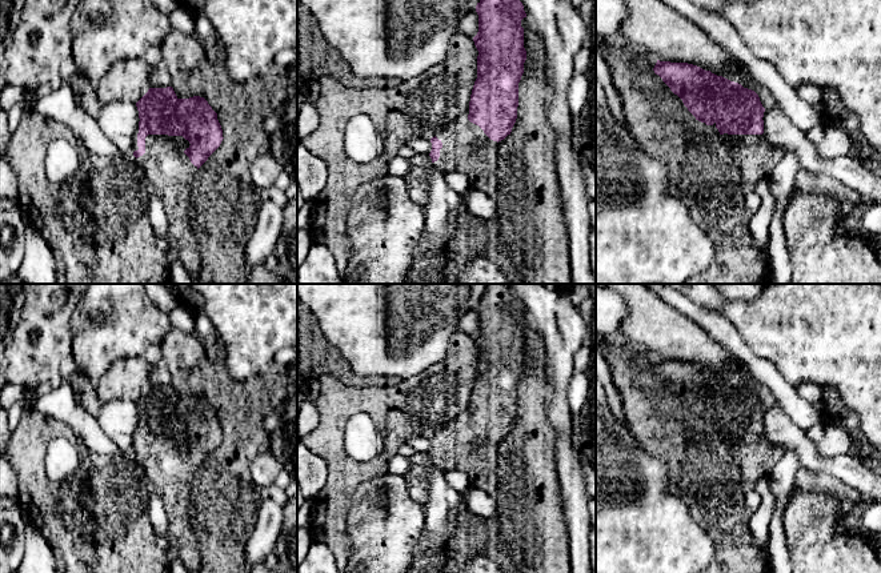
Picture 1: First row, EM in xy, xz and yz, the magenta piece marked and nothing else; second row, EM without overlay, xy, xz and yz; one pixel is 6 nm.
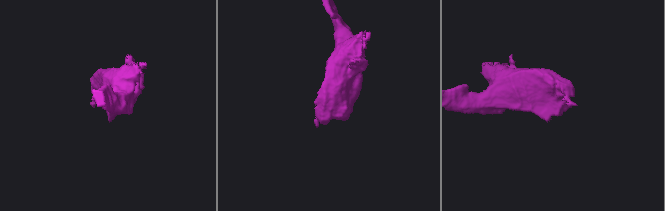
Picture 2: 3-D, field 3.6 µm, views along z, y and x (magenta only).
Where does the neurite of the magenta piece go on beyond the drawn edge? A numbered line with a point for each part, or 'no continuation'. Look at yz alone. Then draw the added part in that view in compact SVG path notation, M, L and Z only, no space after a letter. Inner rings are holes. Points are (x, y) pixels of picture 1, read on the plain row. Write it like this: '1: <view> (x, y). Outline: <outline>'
1: yz (756, 456). Outline: M721 433L733 450L746 489L753 489L760 478L769 478L784 449L770 444L762 433Z

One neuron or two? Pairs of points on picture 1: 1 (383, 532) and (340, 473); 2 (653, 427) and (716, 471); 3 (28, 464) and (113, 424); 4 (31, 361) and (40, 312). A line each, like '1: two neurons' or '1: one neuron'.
1: two neurons
2: one neuron
3: two neurons
4: one neuron

